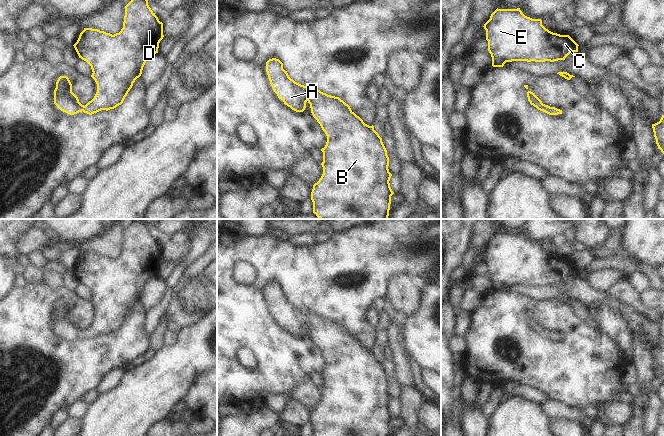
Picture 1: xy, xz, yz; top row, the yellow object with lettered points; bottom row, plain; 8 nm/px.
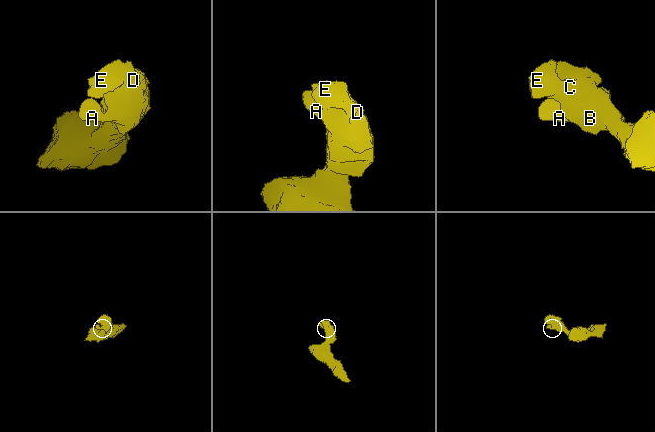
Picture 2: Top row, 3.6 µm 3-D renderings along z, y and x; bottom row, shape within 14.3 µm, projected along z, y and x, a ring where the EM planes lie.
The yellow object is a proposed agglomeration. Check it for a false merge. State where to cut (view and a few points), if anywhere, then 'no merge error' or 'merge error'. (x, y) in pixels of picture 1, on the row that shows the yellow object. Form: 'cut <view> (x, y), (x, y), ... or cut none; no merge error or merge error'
cut none; no merge error

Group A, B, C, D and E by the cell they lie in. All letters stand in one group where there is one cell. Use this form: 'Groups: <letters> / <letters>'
Groups: A B C D E

